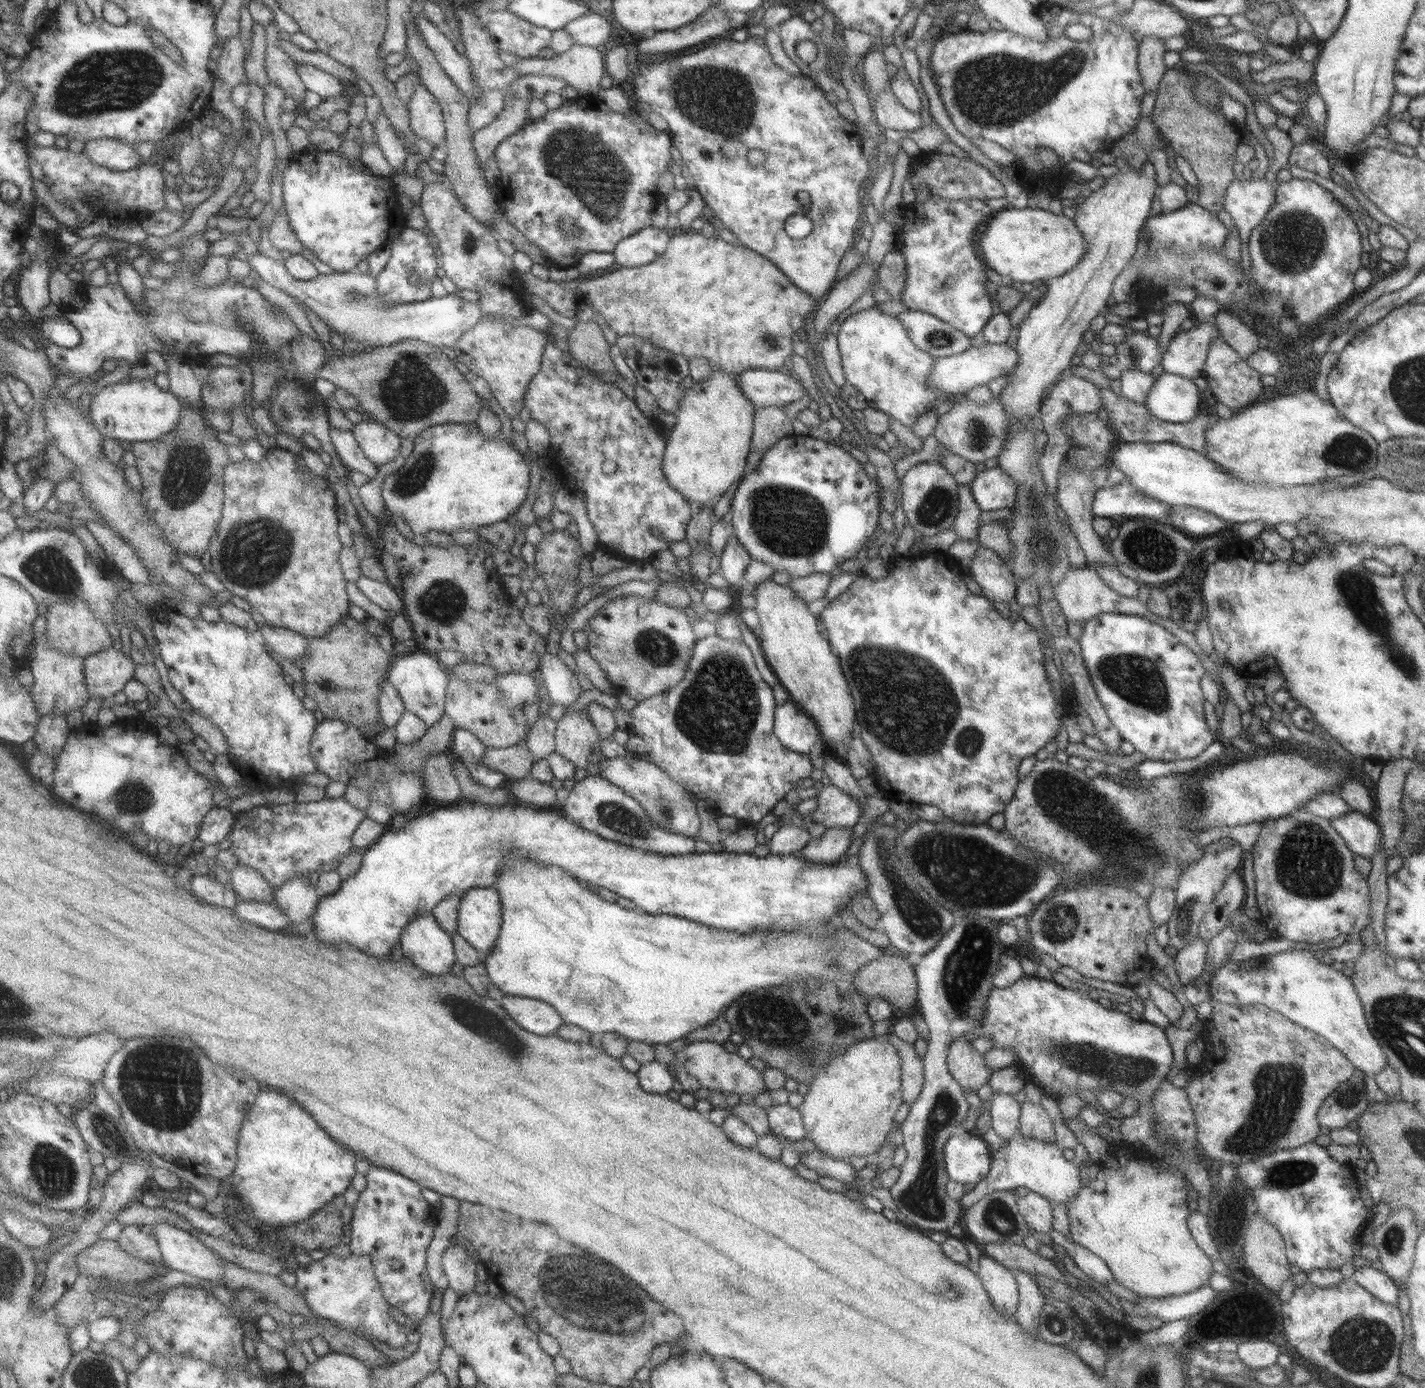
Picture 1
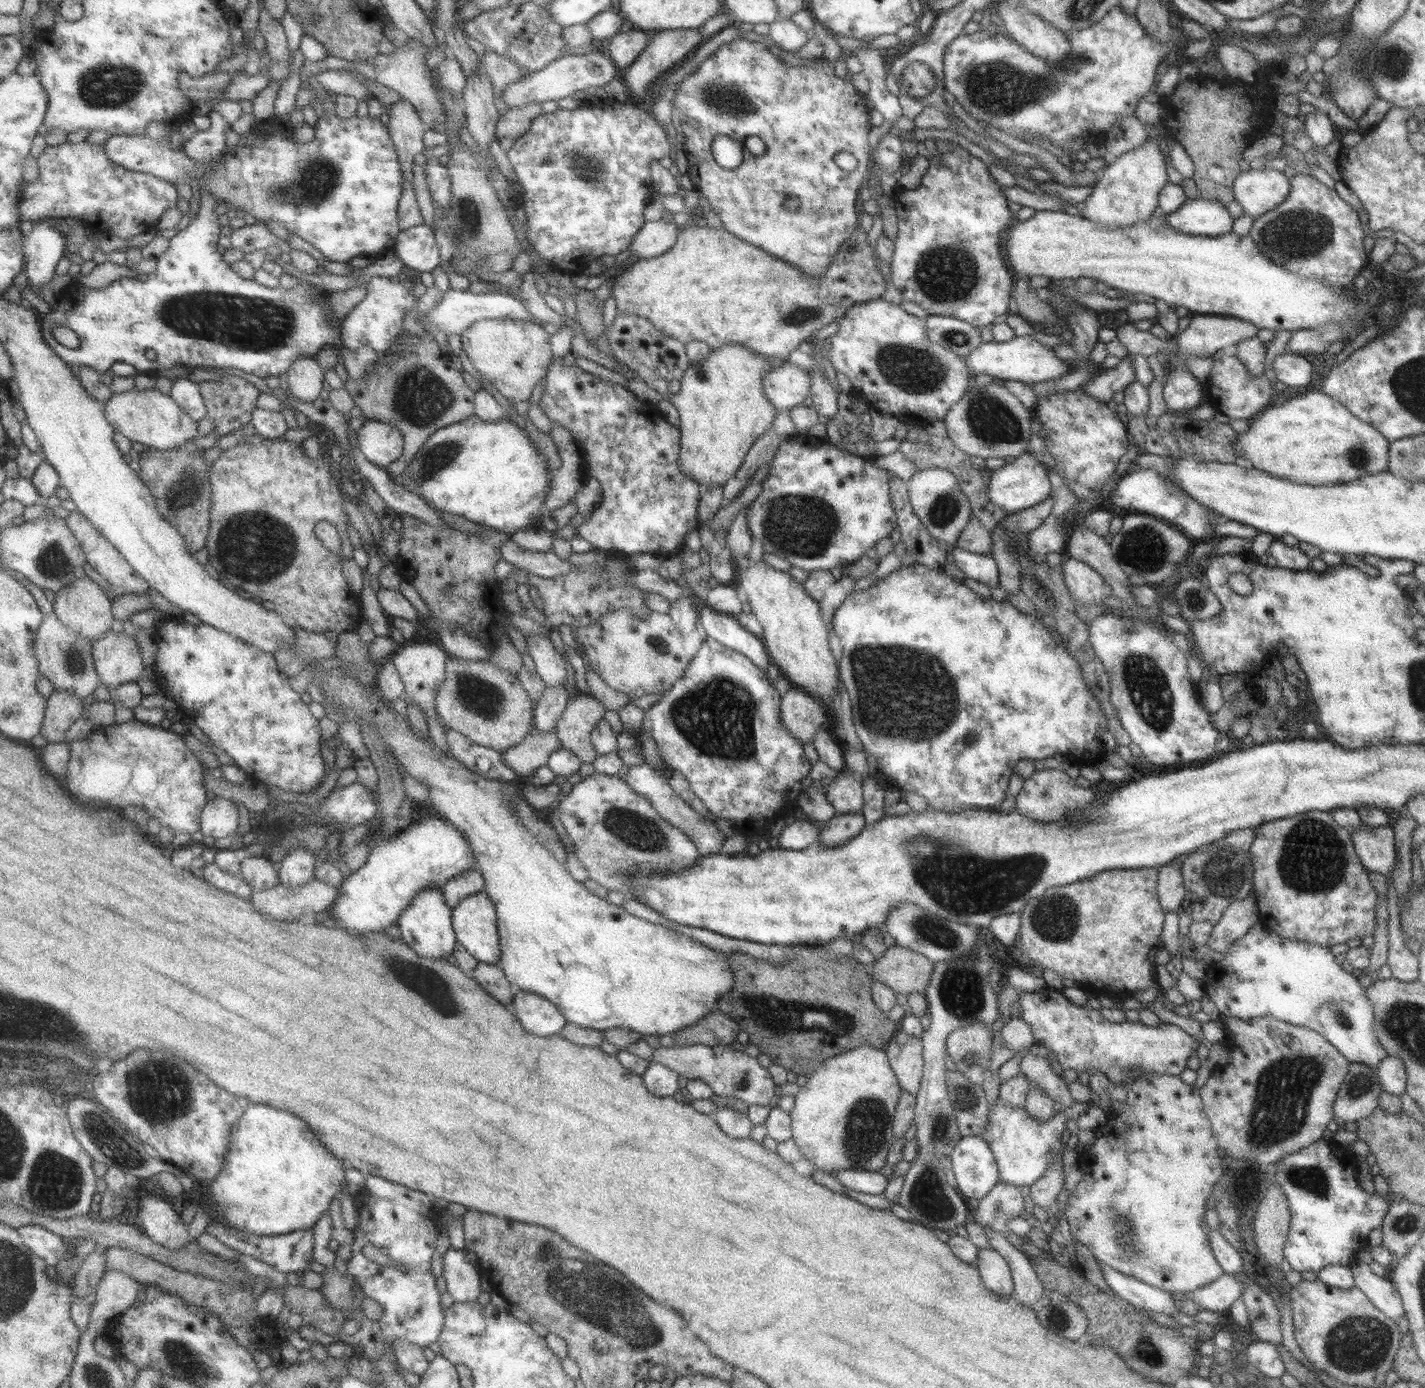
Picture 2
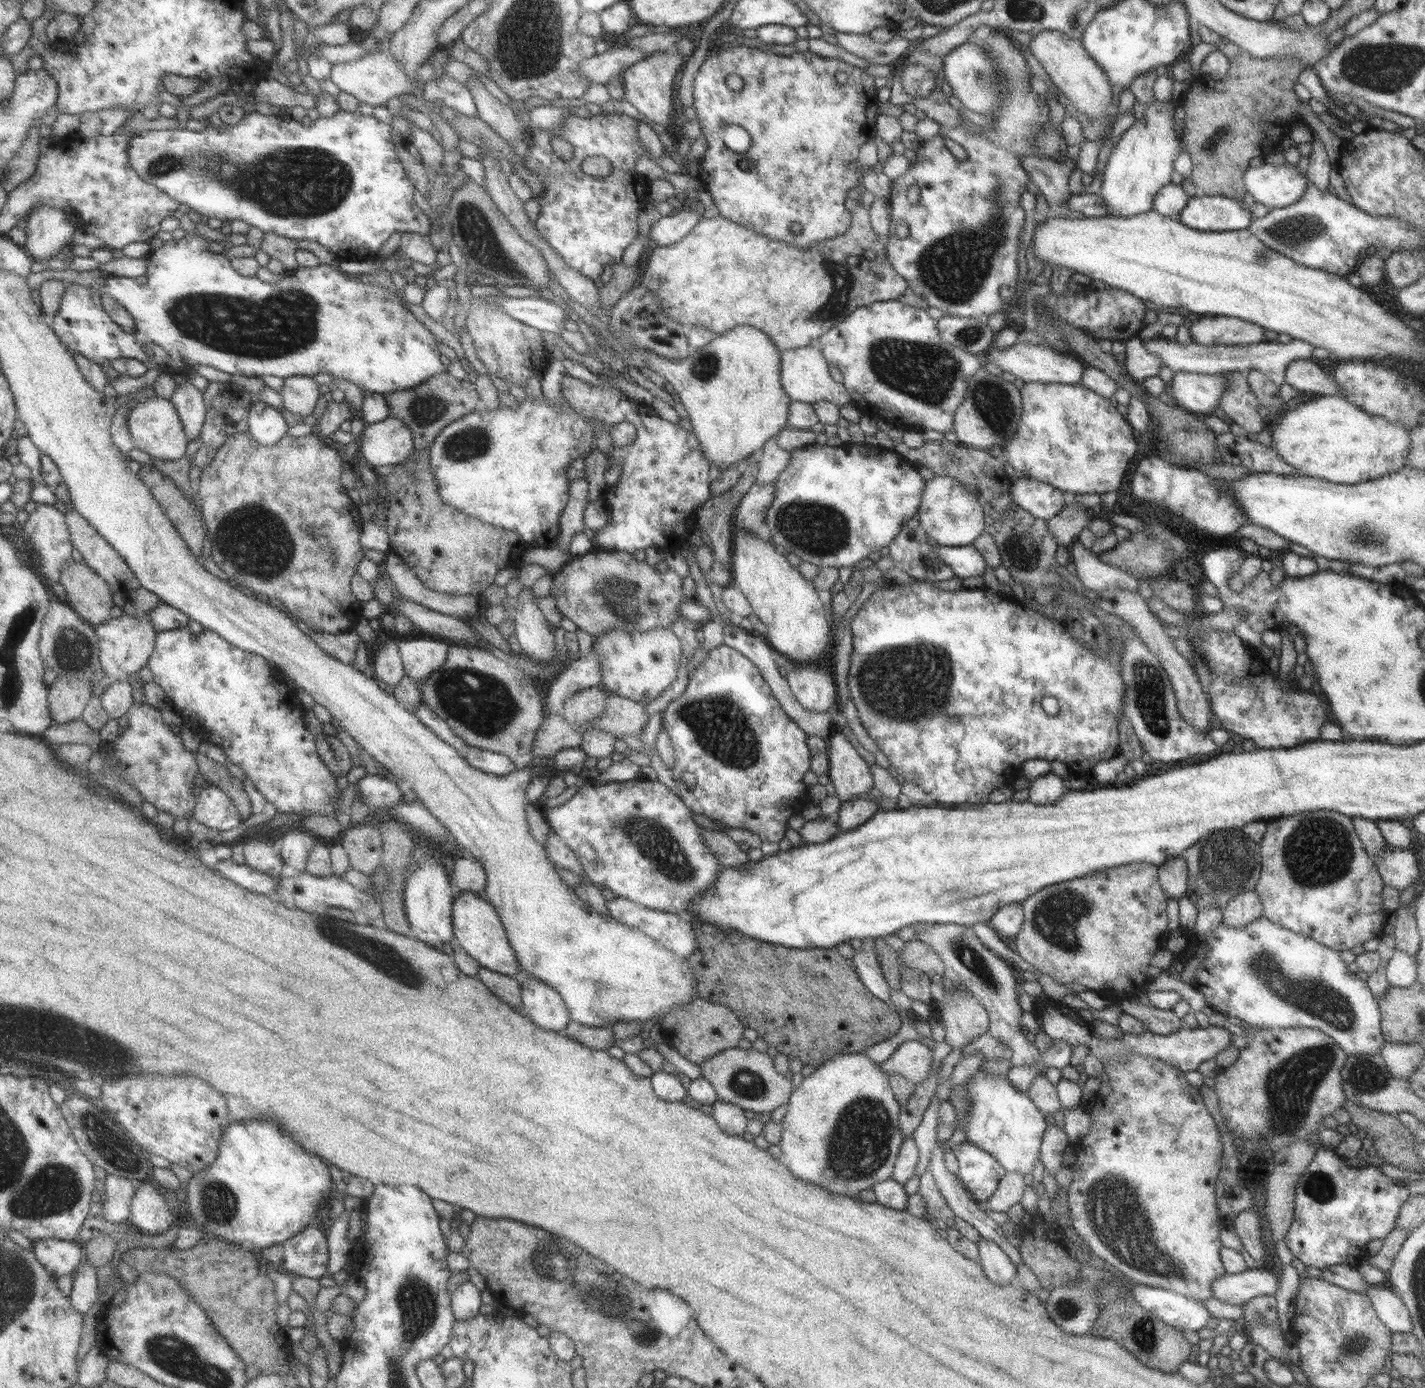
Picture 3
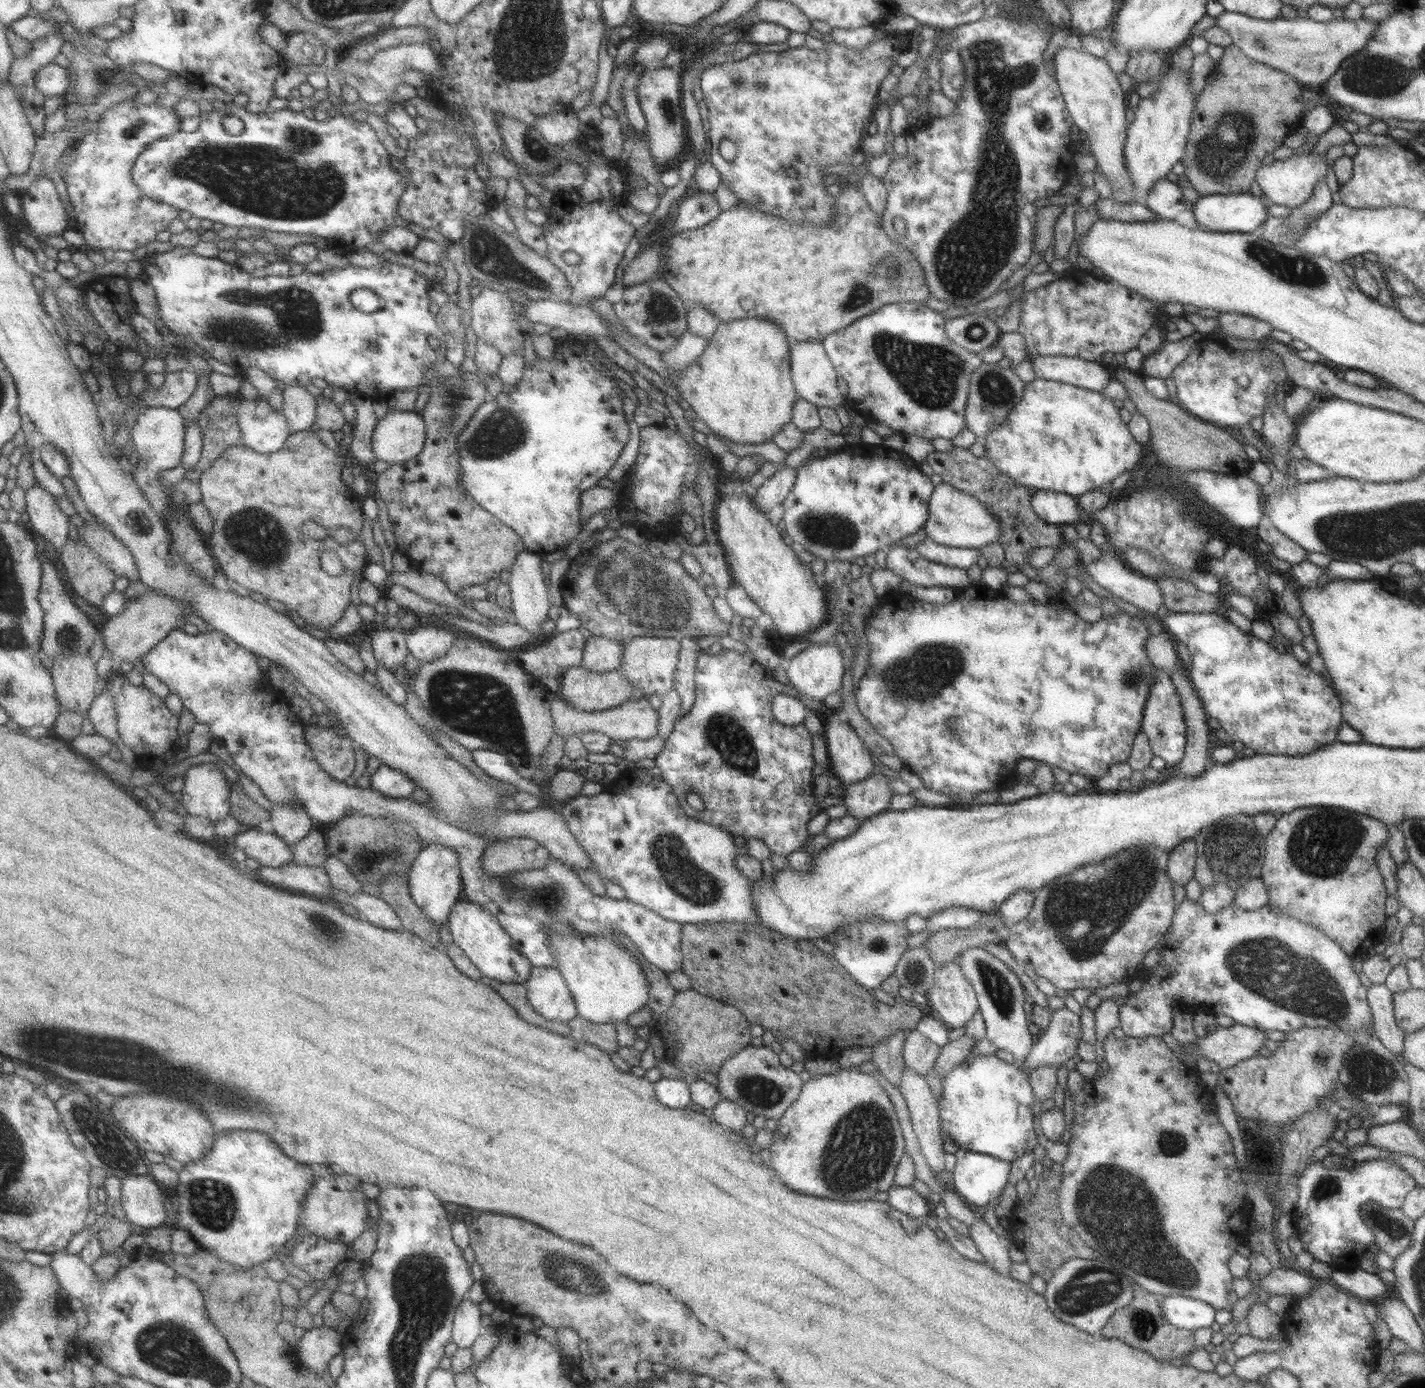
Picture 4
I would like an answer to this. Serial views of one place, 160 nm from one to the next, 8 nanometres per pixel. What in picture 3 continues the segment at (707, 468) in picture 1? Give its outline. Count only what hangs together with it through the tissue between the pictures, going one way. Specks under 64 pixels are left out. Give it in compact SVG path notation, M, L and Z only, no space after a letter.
M749 325L735 326L717 335L694 353L678 360L659 358L644 350L638 352L632 344L630 350L633 358L639 358L646 367L662 376L673 387L673 391L679 396L679 402L687 412L698 449L713 470L735 467L742 458L749 456L754 450L761 449L767 439L775 437L786 426L788 404L791 401L779 381L781 352L761 331Z

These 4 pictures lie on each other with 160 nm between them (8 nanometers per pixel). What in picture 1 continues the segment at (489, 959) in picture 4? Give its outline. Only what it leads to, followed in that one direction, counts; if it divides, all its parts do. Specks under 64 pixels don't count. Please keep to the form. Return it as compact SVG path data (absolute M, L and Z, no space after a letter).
M494 887L472 888L462 896L458 932L483 956L498 940L502 926L502 901Z

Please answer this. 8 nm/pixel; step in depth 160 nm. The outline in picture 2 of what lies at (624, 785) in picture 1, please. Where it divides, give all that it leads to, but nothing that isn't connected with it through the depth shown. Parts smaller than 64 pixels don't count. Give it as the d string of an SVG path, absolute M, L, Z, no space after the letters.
M647 764L639 766L629 766L627 774L623 776L623 782L631 791L649 801L653 811L657 813L667 824L672 824L677 830L680 830L697 847L700 855L712 855L721 852L721 844L725 836L717 830L715 823L706 819L704 816L694 812L671 790L671 786L665 778L664 771L655 770Z

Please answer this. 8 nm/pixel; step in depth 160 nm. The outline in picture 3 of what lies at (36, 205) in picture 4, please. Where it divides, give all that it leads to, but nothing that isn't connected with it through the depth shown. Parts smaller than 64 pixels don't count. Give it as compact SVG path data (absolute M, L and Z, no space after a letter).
M46 204L38 206L26 220L26 244L23 248L37 262L49 265L63 246L73 244L75 224L67 218L64 211Z

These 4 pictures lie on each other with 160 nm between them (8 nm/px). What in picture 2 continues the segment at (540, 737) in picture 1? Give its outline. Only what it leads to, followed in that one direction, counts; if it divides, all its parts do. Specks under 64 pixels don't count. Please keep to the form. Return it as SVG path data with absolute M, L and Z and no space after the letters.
M564 686L545 687L532 712L532 729L541 735L554 731L563 709L566 707L567 693Z

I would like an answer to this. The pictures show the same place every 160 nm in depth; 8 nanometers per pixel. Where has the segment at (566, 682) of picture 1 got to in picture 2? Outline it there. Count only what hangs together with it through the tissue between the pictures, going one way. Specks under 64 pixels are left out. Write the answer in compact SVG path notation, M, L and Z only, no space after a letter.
M530 634L526 636L526 641L527 654L532 658L536 673L545 686L549 688L564 686L565 676L567 676L565 663L551 641L547 637Z

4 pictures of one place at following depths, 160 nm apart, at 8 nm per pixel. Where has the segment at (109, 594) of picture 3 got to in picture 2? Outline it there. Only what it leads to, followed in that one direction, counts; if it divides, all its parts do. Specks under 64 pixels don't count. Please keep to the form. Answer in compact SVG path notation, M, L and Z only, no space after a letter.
M87 576L80 578L77 582L72 582L58 592L54 602L54 612L58 619L71 628L79 638L95 640L95 642L111 631L116 619L113 602L107 598L103 588Z

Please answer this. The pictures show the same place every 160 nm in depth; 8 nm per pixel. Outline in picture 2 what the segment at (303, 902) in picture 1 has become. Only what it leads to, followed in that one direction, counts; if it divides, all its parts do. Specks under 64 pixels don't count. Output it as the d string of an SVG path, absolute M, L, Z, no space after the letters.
M295 848L286 854L279 864L280 882L287 888L298 888L316 879L317 860L304 848Z

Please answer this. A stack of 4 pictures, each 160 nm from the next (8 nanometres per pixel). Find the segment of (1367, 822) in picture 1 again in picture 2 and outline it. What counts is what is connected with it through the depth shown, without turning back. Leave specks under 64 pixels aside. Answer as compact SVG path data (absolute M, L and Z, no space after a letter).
M1361 825L1349 833L1361 865L1367 871L1391 876L1395 866L1395 847L1390 825Z

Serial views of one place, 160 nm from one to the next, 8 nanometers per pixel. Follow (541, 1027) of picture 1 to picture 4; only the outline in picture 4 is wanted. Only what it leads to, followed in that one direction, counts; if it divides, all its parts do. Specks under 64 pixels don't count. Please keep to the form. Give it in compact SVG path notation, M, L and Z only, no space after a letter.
M532 966L522 985L533 1011L545 1020L568 1023L577 1016L575 1003L555 967Z

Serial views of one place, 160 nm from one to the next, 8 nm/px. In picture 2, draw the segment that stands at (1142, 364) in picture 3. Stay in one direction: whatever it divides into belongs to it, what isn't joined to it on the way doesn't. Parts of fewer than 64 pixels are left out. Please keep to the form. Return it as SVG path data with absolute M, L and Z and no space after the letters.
M1128 353L1118 365L1102 370L1092 377L1093 380L1087 380L1079 390L1099 402L1107 403L1113 393L1122 392L1127 384L1135 381L1135 375L1128 361Z

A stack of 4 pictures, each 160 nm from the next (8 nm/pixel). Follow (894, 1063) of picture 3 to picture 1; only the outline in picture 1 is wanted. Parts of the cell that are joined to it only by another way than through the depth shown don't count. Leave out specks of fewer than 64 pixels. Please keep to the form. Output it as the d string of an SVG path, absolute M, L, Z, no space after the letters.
M888 1032L888 1041L897 1049L901 1059L902 1102L910 1104L918 1098L924 1083L922 1059L917 1056L912 1044L903 1042L891 1032Z

